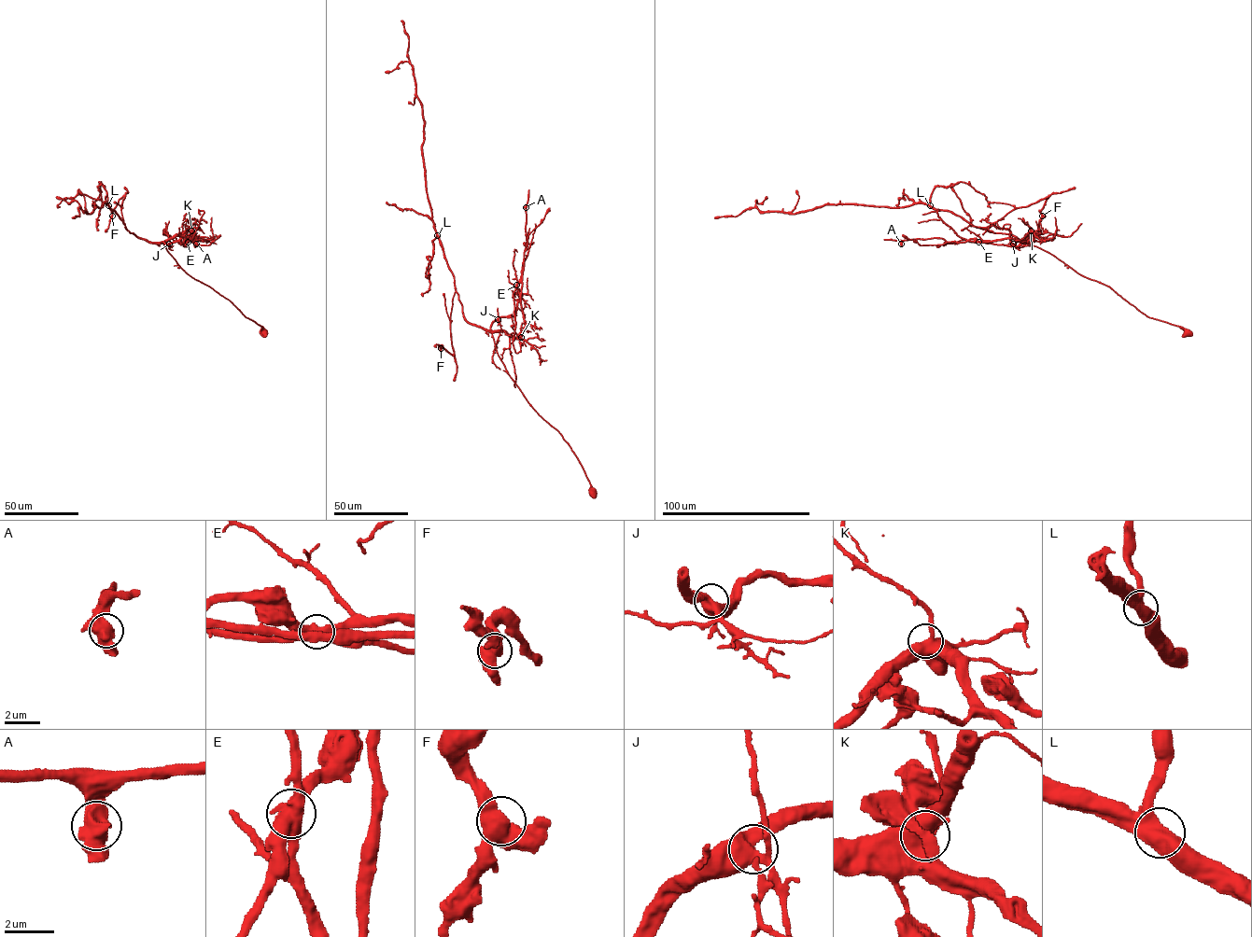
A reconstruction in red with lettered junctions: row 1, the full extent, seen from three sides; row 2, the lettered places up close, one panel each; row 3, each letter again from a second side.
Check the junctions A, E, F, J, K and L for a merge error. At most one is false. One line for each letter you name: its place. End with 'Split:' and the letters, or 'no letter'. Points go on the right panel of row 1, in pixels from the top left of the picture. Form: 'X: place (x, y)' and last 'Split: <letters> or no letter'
E: place (978, 242)
Split: E

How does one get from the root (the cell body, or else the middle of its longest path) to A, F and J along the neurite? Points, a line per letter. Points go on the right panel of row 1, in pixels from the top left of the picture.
A: (1188, 333), (1148, 317), (1107, 286), (1028, 243), (1025, 236), (1032, 231), (1019, 240), (931, 238), (901, 244)
F: (1188, 333), (1148, 317), (1107, 286), (1049, 253), (985, 229), (1011, 211), (1048, 196), (1042, 216)
J: (1188, 333), (1178, 326), (1148, 317), (1107, 286), (1081, 275), (1049, 253), (1028, 243), (1013, 244)

